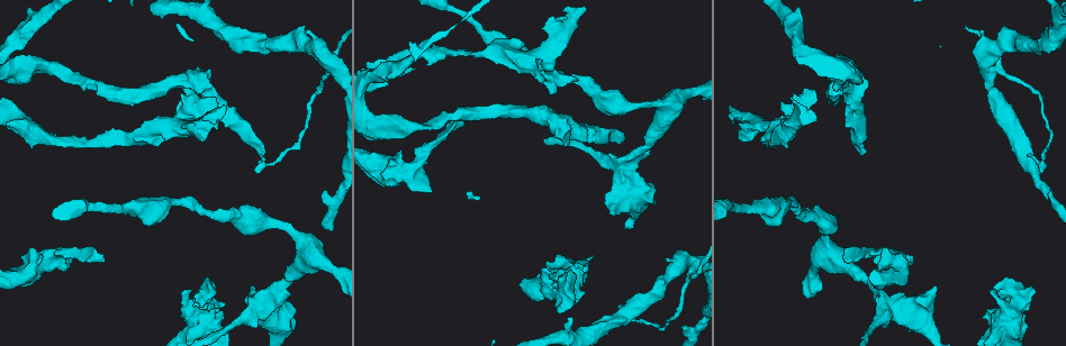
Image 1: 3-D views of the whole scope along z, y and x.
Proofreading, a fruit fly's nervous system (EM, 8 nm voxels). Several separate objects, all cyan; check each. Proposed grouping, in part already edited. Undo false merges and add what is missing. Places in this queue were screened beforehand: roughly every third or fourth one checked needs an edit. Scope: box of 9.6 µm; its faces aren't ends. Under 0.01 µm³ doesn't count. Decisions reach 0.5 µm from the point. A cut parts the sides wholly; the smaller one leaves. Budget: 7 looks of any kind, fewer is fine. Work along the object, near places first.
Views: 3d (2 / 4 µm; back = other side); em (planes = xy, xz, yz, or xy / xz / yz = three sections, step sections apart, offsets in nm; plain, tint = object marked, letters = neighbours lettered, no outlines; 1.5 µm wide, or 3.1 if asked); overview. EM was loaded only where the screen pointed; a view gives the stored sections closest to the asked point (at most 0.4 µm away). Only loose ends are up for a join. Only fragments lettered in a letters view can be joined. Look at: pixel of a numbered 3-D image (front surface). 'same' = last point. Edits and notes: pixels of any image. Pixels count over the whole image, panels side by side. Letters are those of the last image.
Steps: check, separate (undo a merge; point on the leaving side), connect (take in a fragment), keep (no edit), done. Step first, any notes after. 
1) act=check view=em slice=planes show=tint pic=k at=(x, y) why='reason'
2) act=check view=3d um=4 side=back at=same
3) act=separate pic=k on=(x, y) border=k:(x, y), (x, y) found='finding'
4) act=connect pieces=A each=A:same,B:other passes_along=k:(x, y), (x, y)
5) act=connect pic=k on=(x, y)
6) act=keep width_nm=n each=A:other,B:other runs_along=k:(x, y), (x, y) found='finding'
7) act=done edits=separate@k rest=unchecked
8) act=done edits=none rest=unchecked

act=check view=em slice=planes show=tint pic=1 at=(263, 155) why='branch stops here'

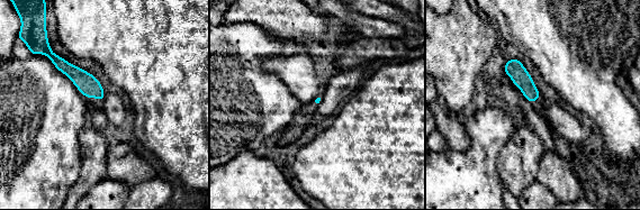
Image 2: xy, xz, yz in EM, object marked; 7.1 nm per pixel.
act=check view=em slice=planes show=letters at=same

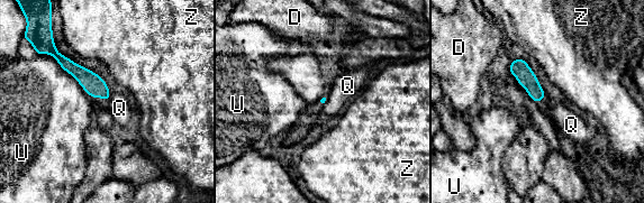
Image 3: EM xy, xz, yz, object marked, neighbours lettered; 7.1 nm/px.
act=keep each=D:other,Q:other,U:other,Z:other found='none of them fits'

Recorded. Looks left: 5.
act=check view=3d um=4 pic=1 at=(102, 258)

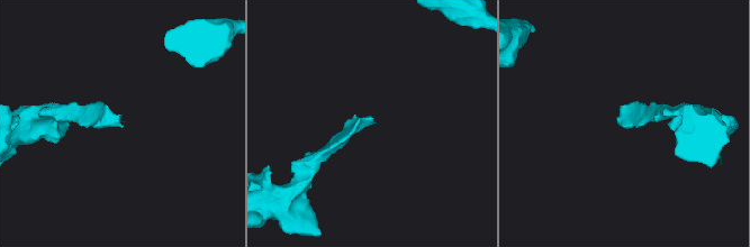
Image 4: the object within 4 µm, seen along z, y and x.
act=check view=em slice=xz step=4 show=tint pic=4 at=(619, 117) why='now the EM'

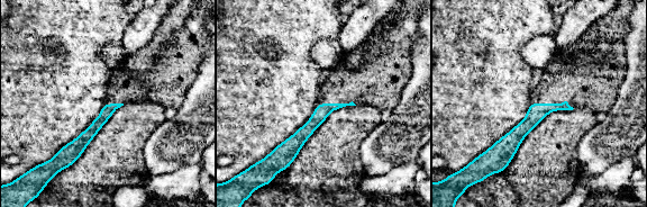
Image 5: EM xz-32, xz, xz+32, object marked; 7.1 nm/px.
act=check view=em slice=planes show=letters at=same

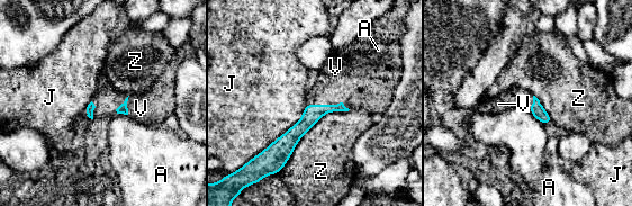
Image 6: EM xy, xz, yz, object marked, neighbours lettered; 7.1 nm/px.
act=connect pieces=V each=A:other,J:other,V:same,Z:other passes_along=6:(123, 108), (126, 105), (141, 108) found='it goes on there'

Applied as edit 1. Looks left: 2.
act=check view=3d um=4 pic=1 at=(171, 202) why='calibre changes'

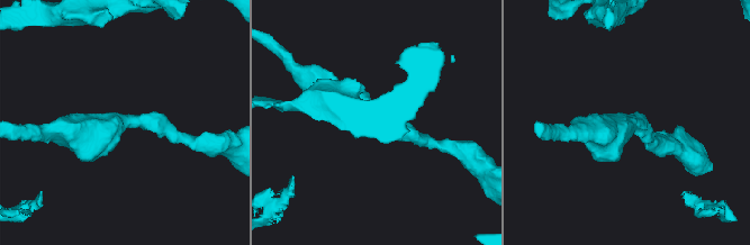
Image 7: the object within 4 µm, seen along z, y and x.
act=check view=em slice=planes show=letters pic=7 at=(628, 122) arm_widths_nm=200,550

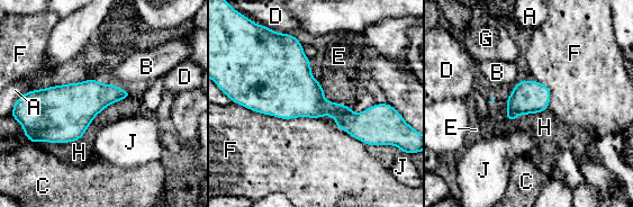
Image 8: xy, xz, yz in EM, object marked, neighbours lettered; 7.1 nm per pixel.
act=keep each=A:other,B:other,C:other,D:other,E:other,F:other,G:other,H:other,J:other border=8:(232, 101), (280, 118), (319, 118) found='all the same neuron'

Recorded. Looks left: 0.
act=done edits=connect@6 rest=unchecked

